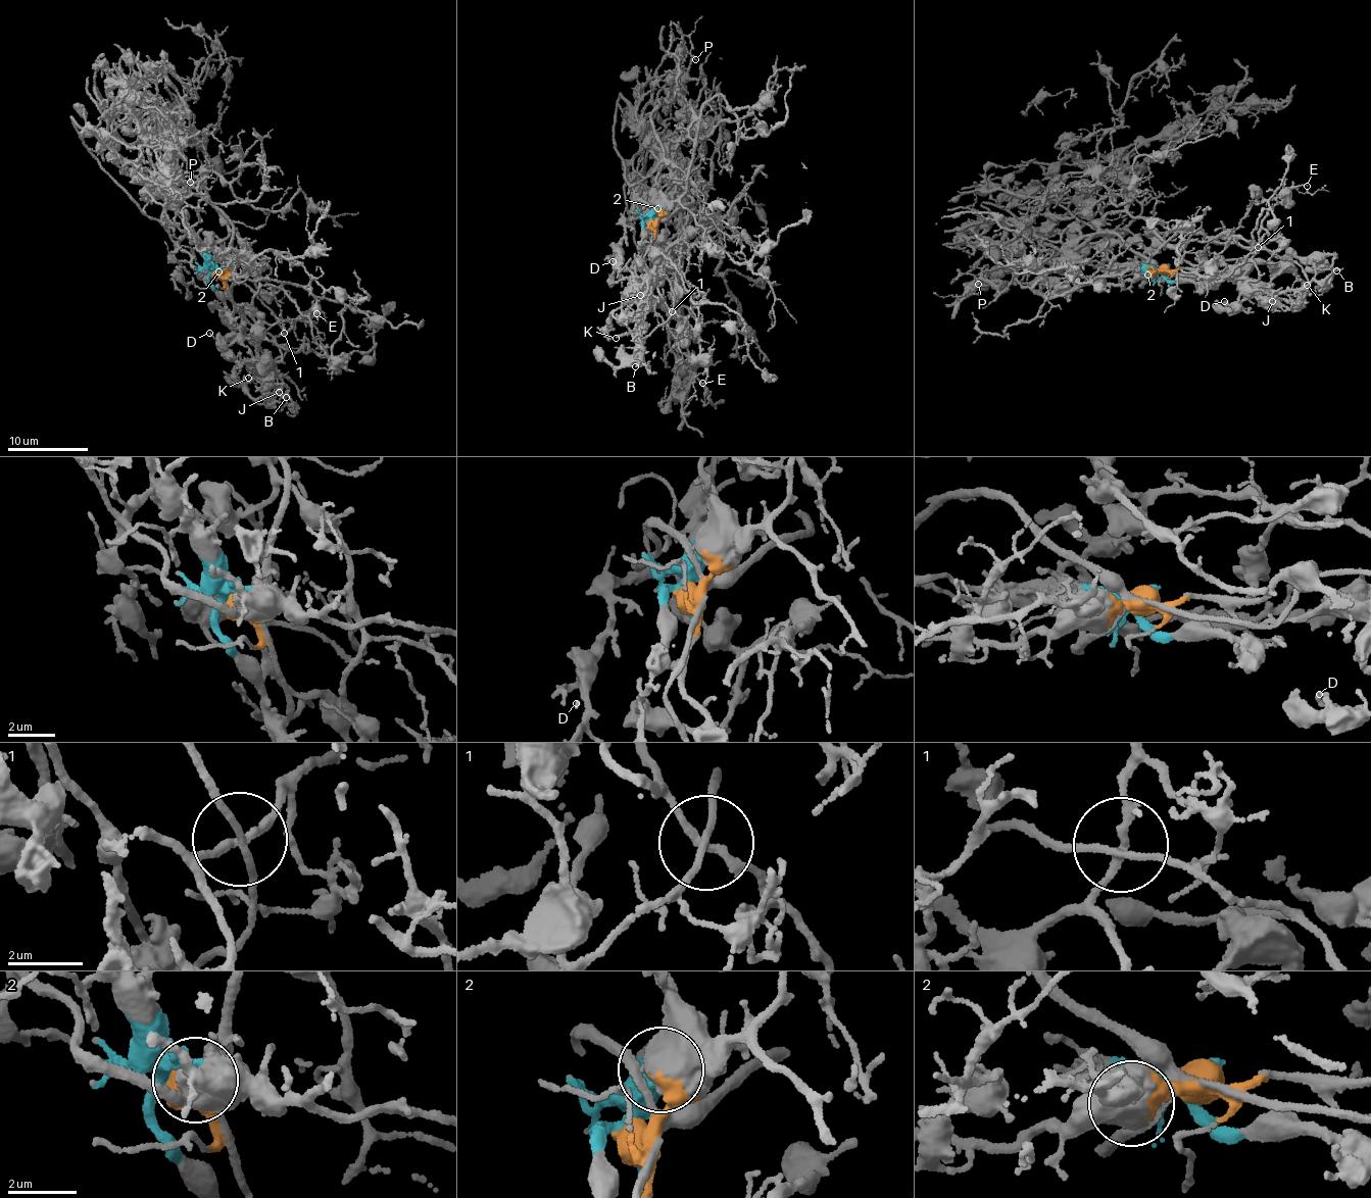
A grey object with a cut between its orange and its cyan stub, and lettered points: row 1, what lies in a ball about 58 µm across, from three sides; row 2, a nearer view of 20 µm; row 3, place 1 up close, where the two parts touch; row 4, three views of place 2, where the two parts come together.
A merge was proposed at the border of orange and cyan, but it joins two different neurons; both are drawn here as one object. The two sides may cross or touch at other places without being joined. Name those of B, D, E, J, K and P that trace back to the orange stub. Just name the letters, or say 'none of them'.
E, P

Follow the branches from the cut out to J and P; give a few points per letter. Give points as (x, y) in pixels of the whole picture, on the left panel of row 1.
J: (212, 271), (209, 284), (228, 309), (240, 307), (241, 340), (283, 385), (279, 393)
P: (212, 271), (221, 276), (198, 238), (121, 169), (132, 163), (155, 183), (159, 161), (166, 177), (191, 181)

